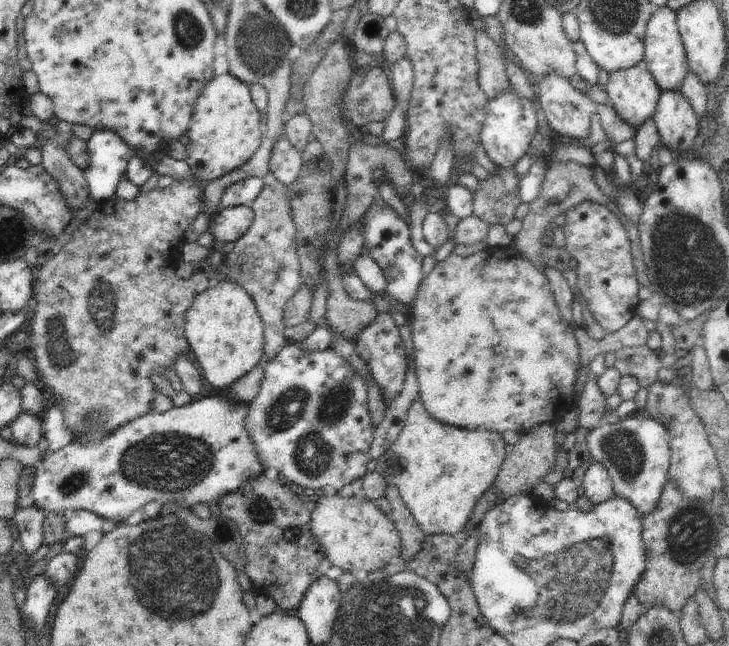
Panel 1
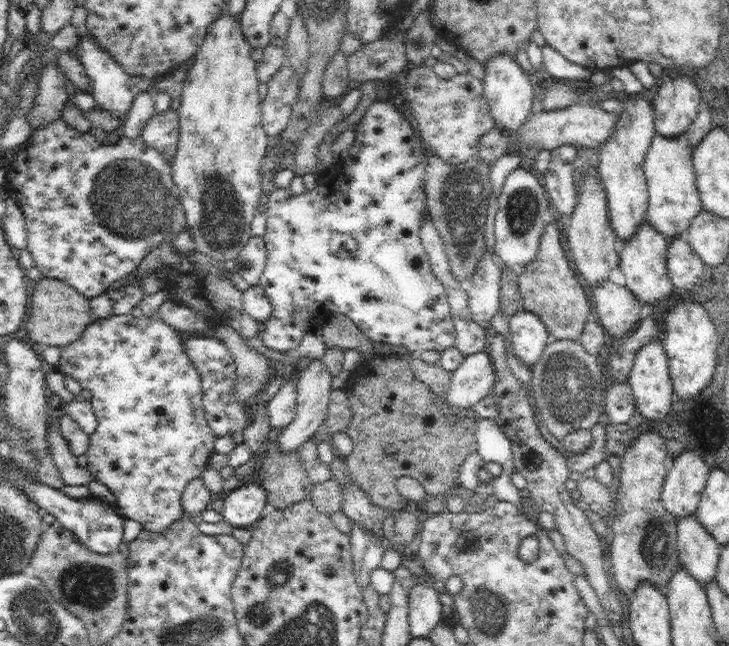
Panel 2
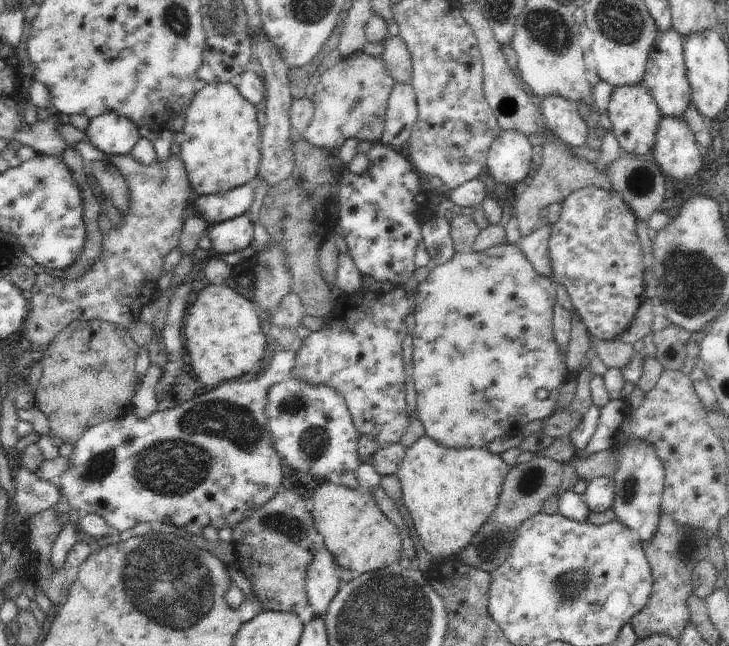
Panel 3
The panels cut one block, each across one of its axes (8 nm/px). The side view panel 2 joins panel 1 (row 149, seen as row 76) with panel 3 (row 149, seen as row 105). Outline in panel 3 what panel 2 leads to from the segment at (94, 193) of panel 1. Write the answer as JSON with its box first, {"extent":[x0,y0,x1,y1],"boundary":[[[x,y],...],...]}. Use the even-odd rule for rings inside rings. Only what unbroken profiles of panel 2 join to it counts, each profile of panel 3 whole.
{"extent":[85,112,139,156],"boundary":[[[115,112],[93,118],[85,130],[85,140],[105,156],[127,156],[139,140],[135,124]]]}

